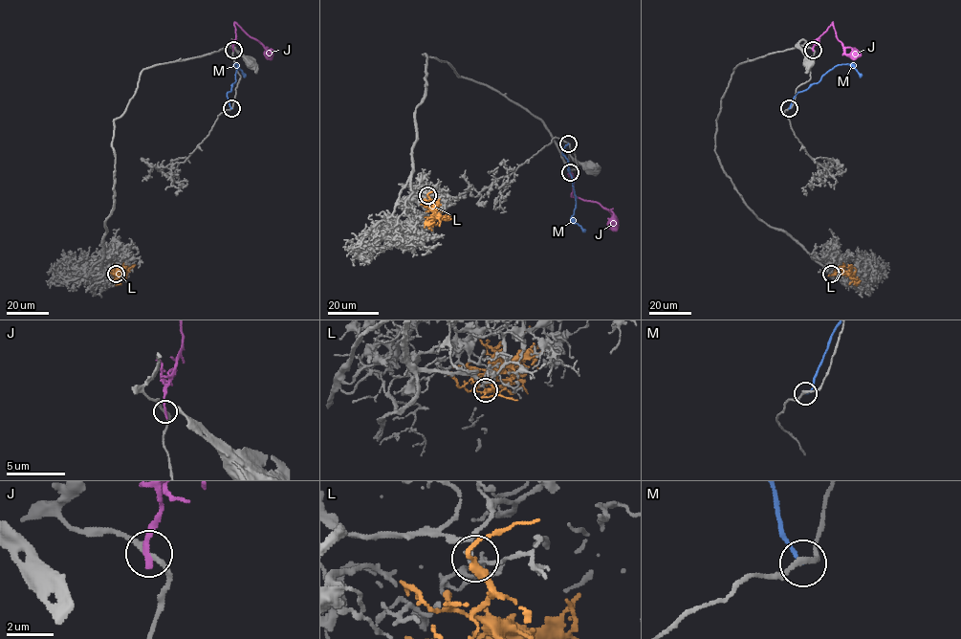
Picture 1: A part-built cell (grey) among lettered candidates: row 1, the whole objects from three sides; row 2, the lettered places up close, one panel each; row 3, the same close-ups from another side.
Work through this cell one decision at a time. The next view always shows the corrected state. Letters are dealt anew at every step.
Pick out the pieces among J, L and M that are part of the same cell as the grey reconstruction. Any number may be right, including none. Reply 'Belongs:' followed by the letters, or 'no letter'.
Belongs: L

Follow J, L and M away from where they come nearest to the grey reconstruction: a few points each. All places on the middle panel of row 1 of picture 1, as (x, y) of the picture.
J: (570, 172), (573, 177), (572, 196), (598, 202), (605, 208), (611, 214), (610, 225), (616, 231)
L: (428, 195), (434, 216), (427, 221), (428, 226), (434, 222)
M: (568, 143), (562, 153), (568, 162), (573, 182), (576, 208), (571, 218), (584, 231)

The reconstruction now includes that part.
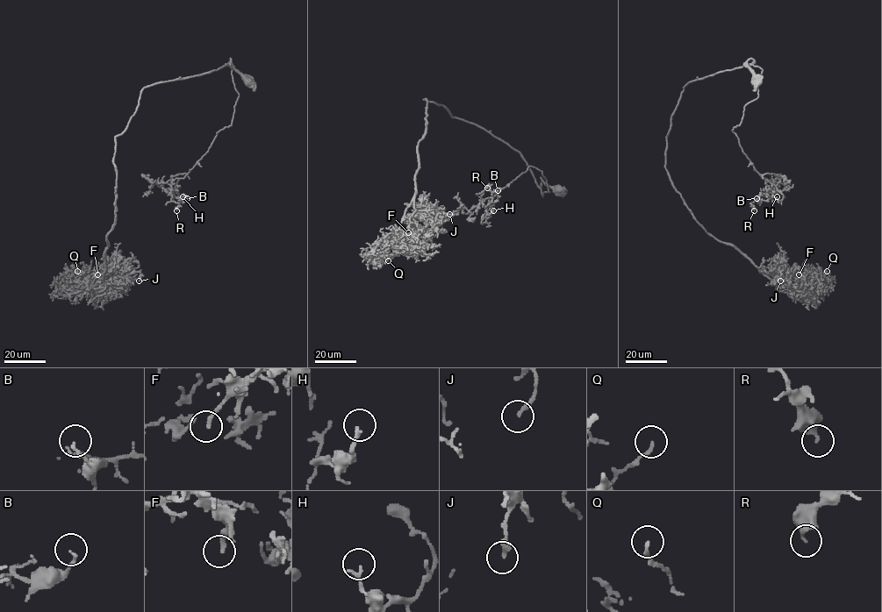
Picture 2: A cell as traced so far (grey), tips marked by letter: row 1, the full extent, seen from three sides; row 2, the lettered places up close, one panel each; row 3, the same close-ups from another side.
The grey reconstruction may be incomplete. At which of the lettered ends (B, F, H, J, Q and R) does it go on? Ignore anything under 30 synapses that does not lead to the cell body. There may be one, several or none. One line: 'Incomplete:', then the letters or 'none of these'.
Incomplete: none of these

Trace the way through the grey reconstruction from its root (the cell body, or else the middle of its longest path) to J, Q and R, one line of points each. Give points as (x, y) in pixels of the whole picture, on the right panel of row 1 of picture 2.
J: (757, 81), (750, 59), (688, 82), (665, 168), (707, 232), (780, 281)
Q: (757, 81), (750, 59), (688, 82), (671, 117), (665, 169), (705, 231), (763, 273), (817, 295), (827, 271)
R: (757, 81), (747, 63), (750, 59), (762, 69), (758, 96), (732, 129), (766, 181), (750, 202), (754, 210)

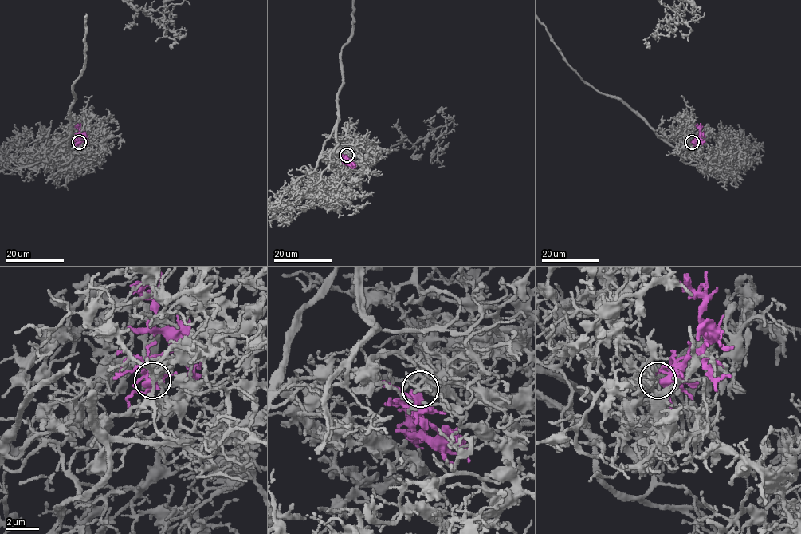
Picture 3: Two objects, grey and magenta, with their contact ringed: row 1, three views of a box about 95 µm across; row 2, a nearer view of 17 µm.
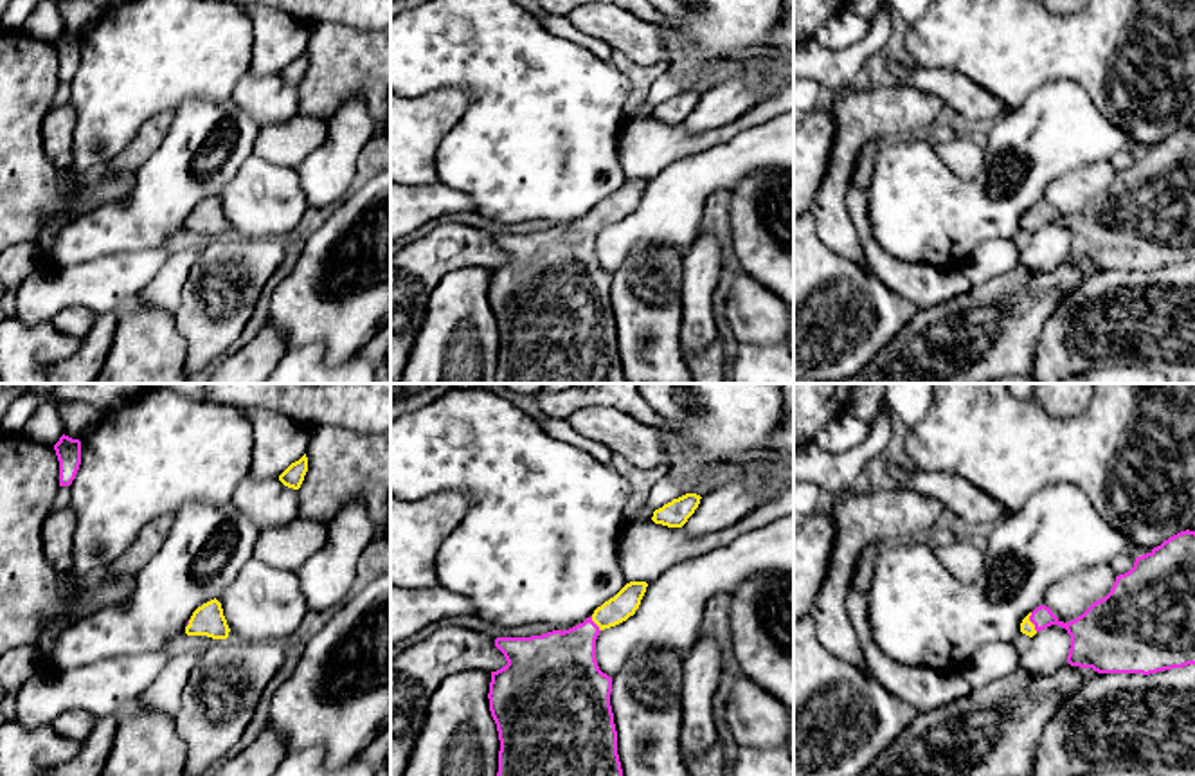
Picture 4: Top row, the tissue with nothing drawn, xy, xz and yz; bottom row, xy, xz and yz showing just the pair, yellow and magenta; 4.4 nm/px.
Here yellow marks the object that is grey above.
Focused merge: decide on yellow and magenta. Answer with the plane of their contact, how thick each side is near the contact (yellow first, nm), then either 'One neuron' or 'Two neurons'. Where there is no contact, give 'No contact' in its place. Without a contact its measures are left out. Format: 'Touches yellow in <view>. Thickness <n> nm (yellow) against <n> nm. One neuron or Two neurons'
Touches yellow in yz. Thickness 60 nm (yellow) against 140 nm. One neuron

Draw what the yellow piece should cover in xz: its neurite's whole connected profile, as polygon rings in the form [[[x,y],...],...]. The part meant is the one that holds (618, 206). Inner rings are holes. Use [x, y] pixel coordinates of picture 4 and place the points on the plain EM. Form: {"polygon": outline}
{"polygon": [[[646,178],[626,180],[569,227],[495,236],[508,257],[491,268],[488,290],[500,337],[495,383],[633,383],[623,373],[610,302],[612,274],[598,263],[596,236],[635,211],[646,184]]]}

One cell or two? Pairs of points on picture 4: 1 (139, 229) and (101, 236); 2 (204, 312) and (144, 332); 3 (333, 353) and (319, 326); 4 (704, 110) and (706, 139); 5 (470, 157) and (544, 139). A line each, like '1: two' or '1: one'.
1: one
2: two
3: one
4: two
5: one

